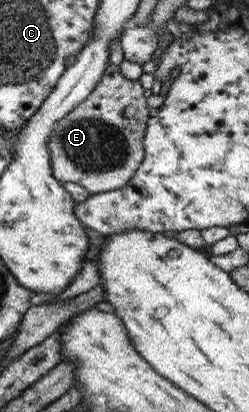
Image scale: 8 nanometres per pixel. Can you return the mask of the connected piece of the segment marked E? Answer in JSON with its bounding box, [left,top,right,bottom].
[46,63,151,194]

